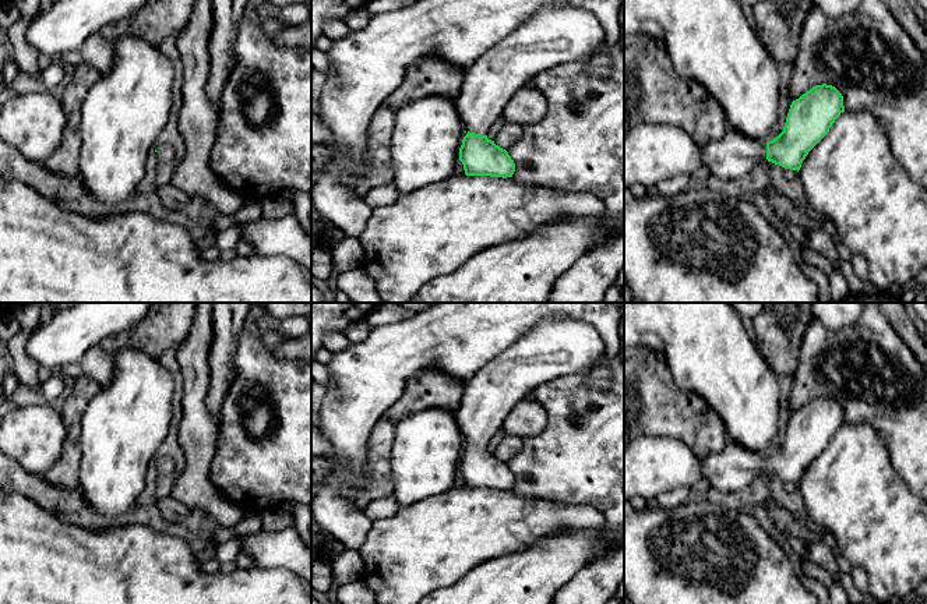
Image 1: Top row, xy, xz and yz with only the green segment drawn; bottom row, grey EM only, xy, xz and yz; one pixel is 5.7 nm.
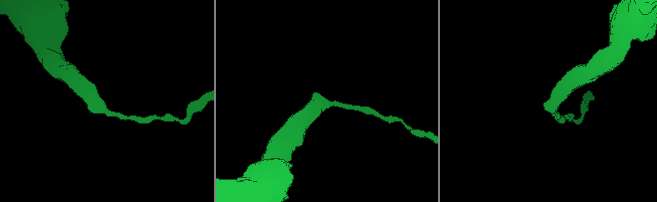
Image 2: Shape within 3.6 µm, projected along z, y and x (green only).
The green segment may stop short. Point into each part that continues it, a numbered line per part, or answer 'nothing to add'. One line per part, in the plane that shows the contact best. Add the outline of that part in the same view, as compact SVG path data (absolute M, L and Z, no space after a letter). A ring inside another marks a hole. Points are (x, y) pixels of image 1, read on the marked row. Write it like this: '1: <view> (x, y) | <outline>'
1: xz (559, 34) | M565 4L542 8L466 68L459 95L454 99L464 126L469 133L486 135L514 92L528 86L540 73L584 59L603 40L603 27L593 13Z

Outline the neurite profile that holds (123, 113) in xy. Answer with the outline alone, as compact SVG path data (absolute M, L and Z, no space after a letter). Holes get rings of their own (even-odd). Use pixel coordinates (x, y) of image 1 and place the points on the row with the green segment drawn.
M140 36L116 40L110 71L89 88L81 109L78 174L85 192L106 204L119 204L137 192L148 152L169 119L172 85L173 57Z

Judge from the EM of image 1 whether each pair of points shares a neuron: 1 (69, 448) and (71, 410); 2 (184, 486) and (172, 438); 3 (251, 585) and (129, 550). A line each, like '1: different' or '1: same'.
1: same
2: different
3: same

